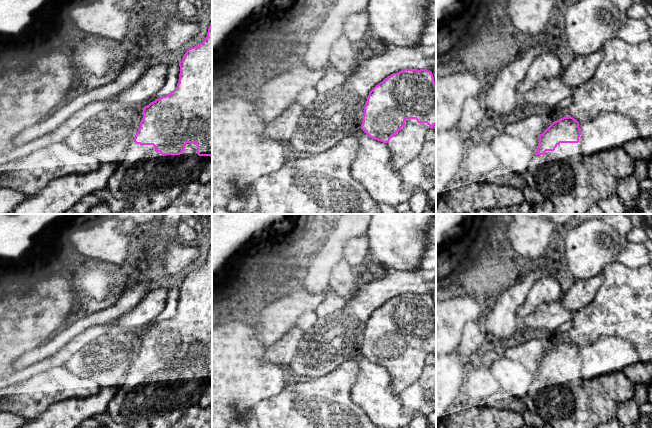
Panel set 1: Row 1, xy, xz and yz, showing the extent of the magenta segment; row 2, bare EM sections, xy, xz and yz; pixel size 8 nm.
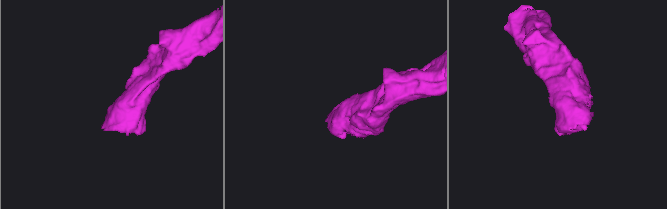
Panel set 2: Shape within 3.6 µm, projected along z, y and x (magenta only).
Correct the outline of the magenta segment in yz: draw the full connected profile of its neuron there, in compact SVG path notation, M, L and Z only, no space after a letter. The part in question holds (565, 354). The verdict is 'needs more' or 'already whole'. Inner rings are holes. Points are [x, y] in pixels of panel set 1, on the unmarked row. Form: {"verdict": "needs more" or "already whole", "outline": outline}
{"verdict": "needs more", "outline": "M571 340L554 345L539 359L537 375L523 401L529 411L539 415L552 428L597 428L599 424L616 417L619 405L634 397L634 385L622 370L591 379L582 379L578 367L580 359L579 346Z"}

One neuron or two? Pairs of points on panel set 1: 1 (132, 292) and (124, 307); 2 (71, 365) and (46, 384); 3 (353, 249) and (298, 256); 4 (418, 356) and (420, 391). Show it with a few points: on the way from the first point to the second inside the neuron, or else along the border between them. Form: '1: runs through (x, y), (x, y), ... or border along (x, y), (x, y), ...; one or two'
1: runs through (132, 296), (126, 303); one
2: border along (64, 366), (71, 372), (88, 379); two
3: runs through (344, 268), (332, 280), (309, 280), (304, 275); one
4: border along (425, 365), (420, 376), (401, 392); two

